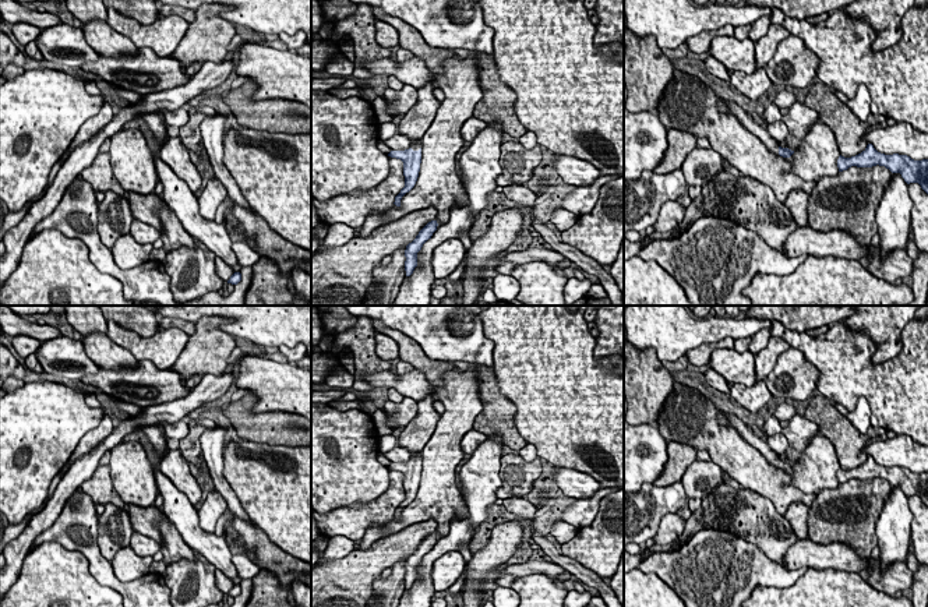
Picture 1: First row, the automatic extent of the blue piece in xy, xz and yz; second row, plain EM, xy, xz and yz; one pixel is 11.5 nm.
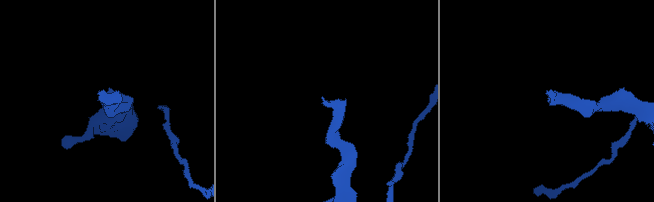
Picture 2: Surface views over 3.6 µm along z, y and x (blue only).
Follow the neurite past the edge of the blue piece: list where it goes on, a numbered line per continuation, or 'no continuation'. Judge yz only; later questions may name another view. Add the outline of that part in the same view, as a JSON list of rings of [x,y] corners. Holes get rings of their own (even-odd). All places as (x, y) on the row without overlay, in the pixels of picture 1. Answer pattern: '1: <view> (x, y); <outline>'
1: yz (730, 419); [[[723,412],[719,416],[719,423],[723,426],[728,424],[734,427],[747,442],[749,442],[755,449],[758,449],[766,458],[766,460],[770,465],[779,467],[779,458],[769,448],[768,442],[754,435],[752,431],[748,428],[748,426],[741,419],[738,419],[734,413]]]

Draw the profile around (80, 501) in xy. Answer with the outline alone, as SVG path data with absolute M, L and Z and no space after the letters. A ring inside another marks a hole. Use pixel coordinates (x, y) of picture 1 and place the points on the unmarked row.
M81 488L66 502L56 522L40 533L33 547L45 541L59 543L66 550L82 553L89 562L91 575L102 586L119 592L124 607L173 607L170 589L162 574L141 576L133 582L120 582L98 546L98 519L95 502Z

